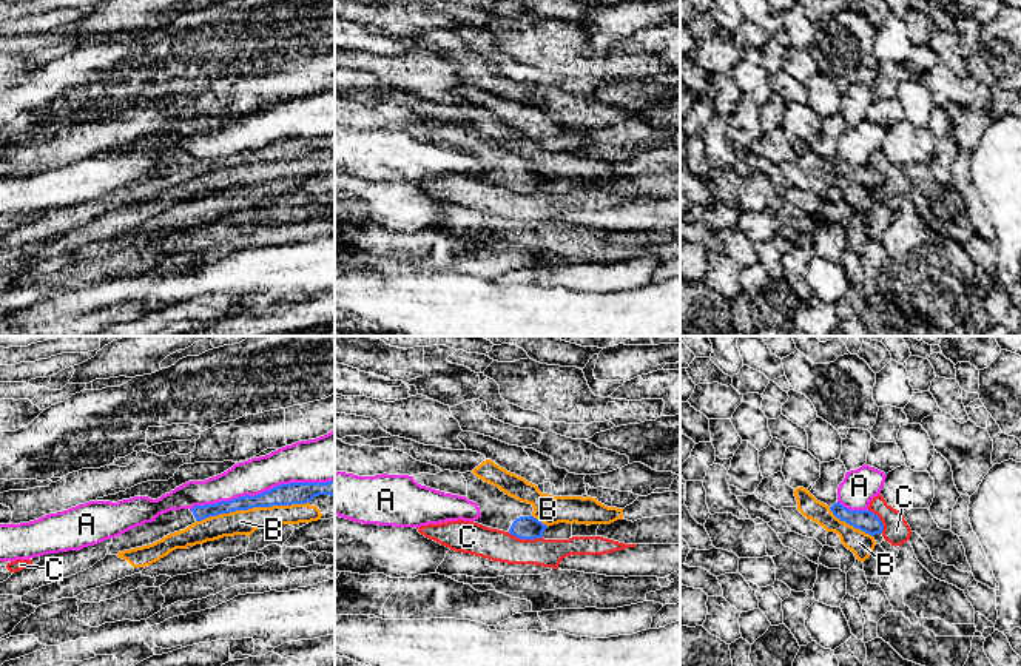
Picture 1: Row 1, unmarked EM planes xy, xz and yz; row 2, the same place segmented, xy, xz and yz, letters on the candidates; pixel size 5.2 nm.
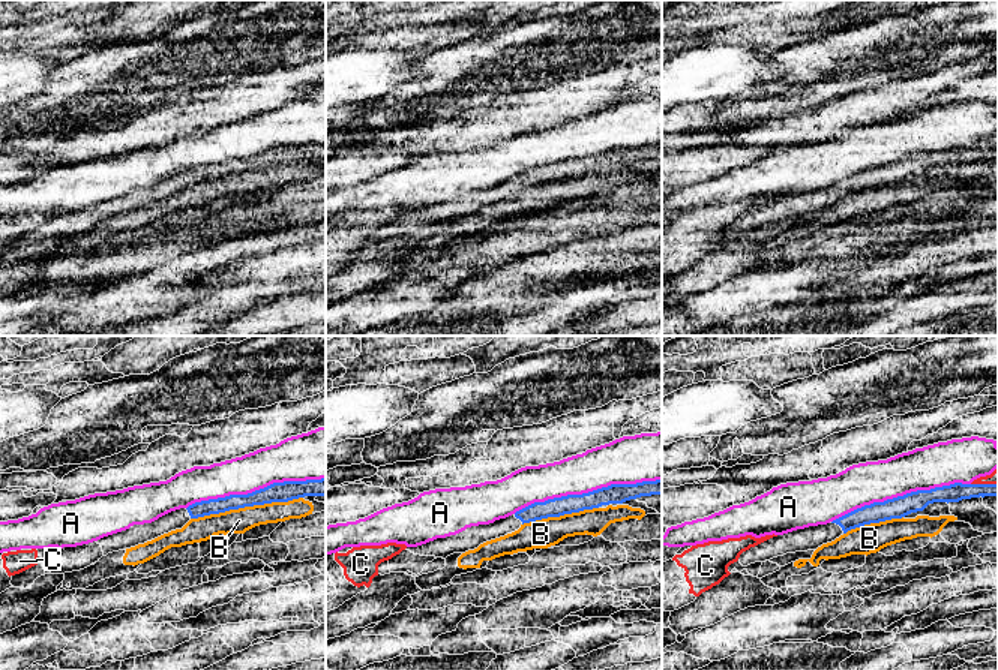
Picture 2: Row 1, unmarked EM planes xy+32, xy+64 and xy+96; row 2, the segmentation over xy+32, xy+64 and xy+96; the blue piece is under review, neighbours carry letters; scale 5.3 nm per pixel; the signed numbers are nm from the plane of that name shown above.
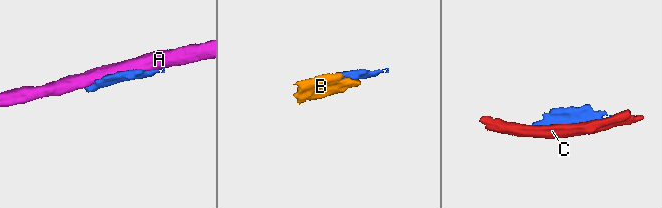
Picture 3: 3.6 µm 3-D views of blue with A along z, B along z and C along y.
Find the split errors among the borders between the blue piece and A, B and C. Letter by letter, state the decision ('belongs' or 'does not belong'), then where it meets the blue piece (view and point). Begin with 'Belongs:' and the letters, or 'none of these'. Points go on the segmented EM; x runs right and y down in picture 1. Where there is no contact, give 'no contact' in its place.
Belongs: none of these
A: does not belong | xy (262, 492)
B: does not belong | xy (252, 507)
C: does not belong | xz (525, 538)

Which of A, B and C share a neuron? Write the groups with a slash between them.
A / B / C

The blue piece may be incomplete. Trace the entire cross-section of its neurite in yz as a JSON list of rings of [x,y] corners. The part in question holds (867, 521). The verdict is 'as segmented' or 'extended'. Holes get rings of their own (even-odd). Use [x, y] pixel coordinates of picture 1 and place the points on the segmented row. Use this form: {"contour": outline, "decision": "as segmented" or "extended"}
{"contour": [[[834,503],[830,510],[836,518],[845,521],[847,524],[859,529],[871,536],[876,533],[882,533],[884,524],[878,515],[870,510],[850,510],[844,507],[841,503]]], "decision": "as segmented"}

